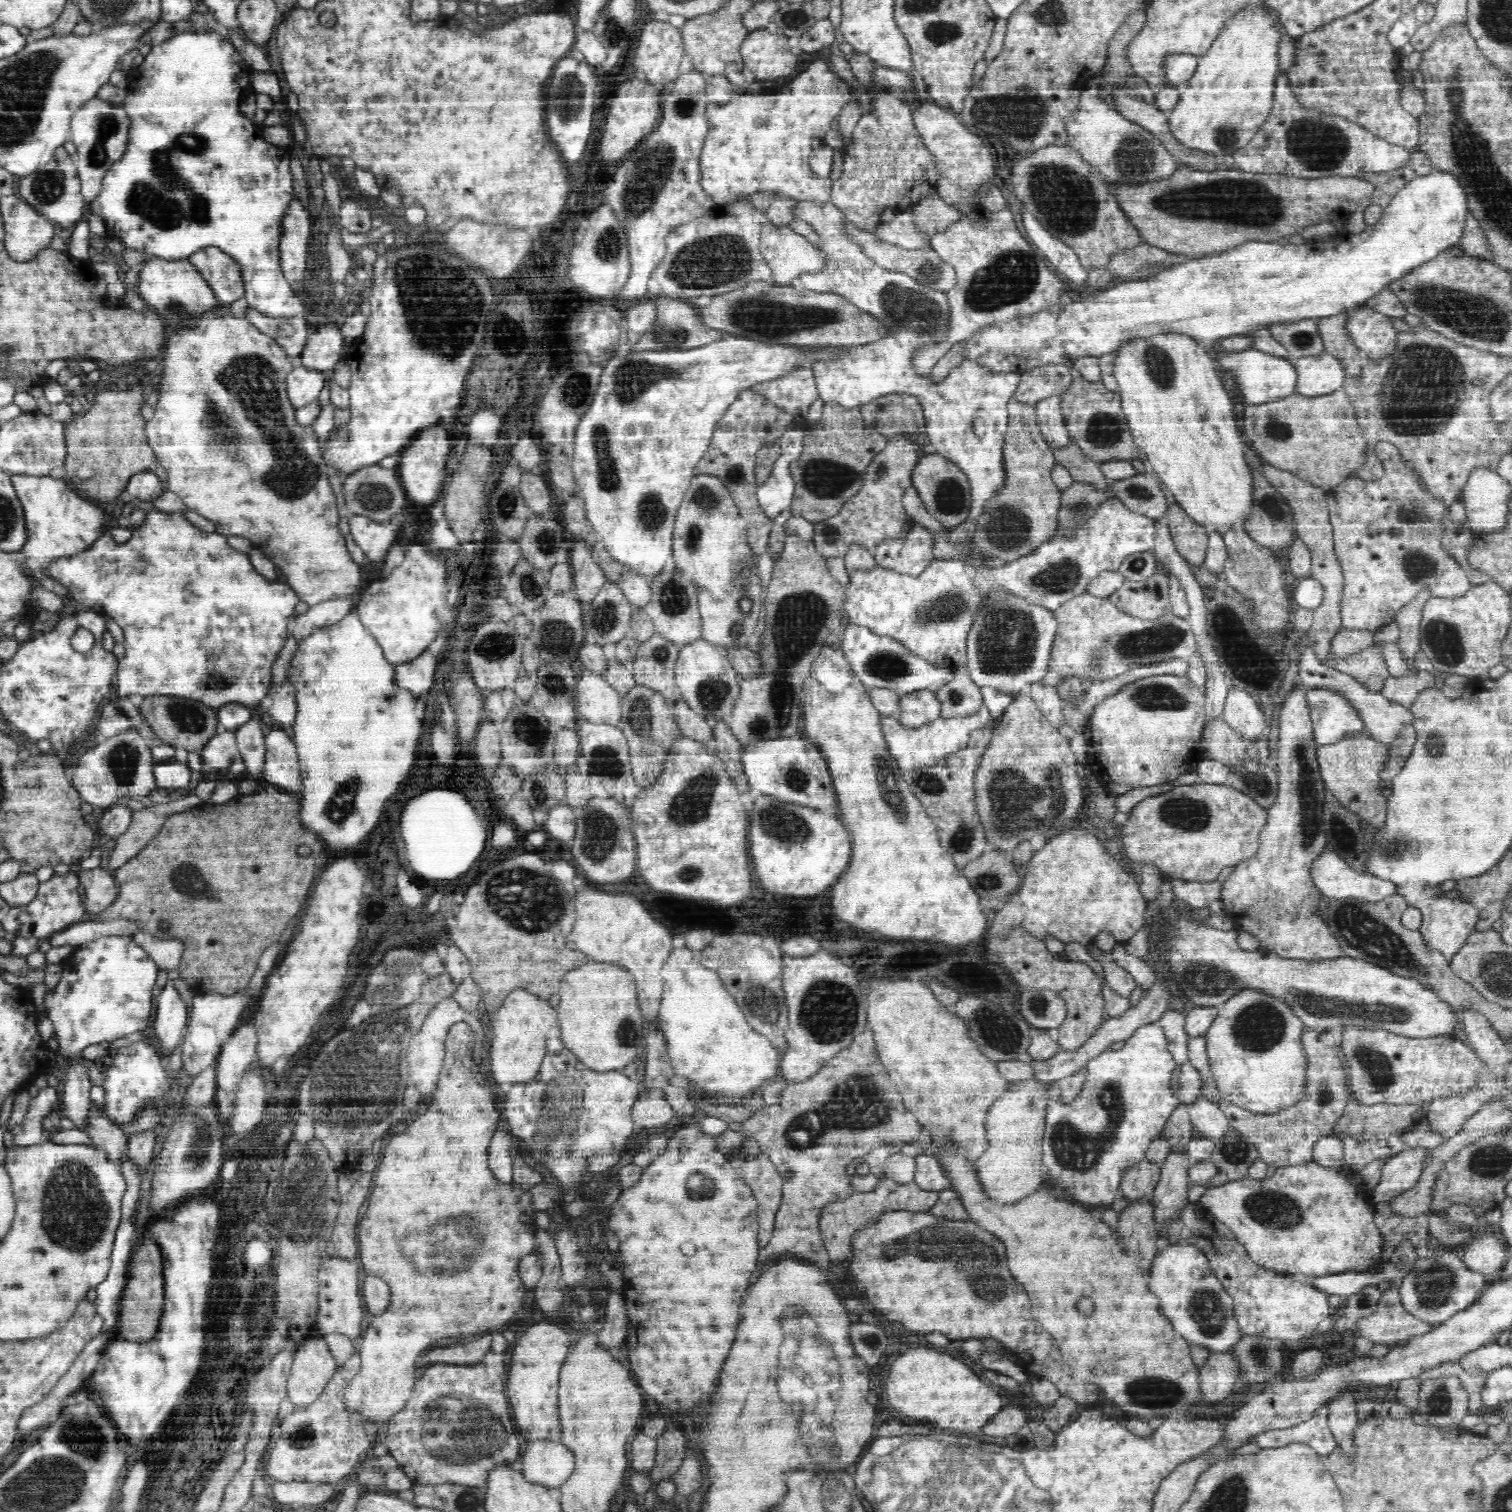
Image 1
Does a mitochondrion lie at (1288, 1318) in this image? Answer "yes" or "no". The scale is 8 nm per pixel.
no

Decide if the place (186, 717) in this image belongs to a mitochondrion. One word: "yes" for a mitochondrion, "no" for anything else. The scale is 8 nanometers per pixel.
yes

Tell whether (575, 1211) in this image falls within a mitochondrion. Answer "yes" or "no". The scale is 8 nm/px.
yes

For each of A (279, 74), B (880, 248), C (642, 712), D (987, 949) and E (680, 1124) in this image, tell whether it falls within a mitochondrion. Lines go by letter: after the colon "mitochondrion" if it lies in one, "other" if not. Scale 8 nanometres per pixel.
A: other
B: other
C: mitochondrion
D: other
E: other

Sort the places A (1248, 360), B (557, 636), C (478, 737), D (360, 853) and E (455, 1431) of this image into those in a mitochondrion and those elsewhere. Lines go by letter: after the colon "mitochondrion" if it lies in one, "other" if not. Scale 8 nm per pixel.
A: other
B: mitochondrion
C: other
D: other
E: mitochondrion

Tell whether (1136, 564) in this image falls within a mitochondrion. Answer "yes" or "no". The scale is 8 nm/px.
yes

